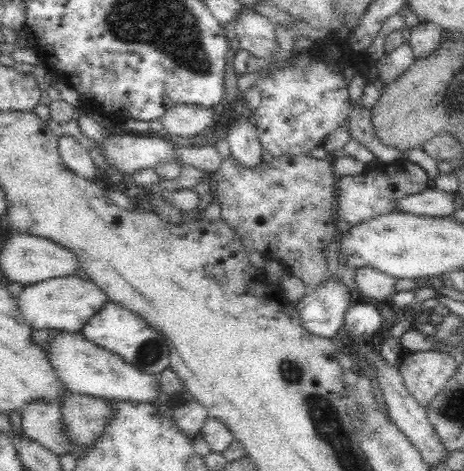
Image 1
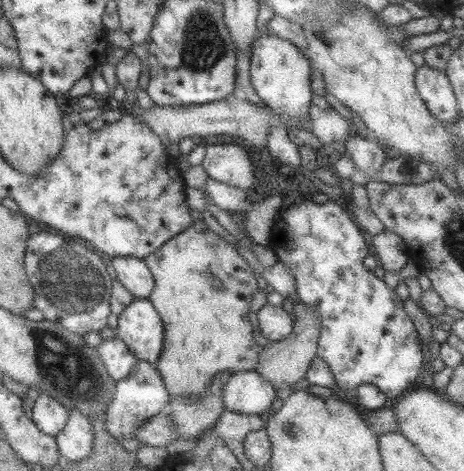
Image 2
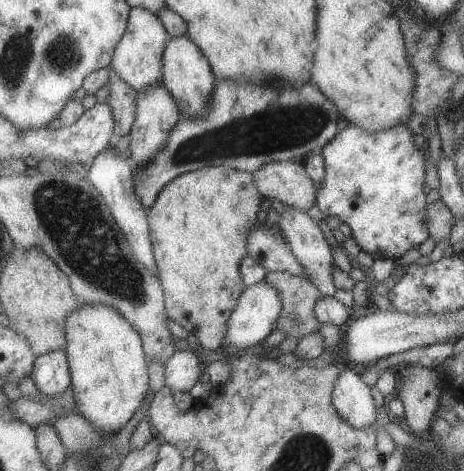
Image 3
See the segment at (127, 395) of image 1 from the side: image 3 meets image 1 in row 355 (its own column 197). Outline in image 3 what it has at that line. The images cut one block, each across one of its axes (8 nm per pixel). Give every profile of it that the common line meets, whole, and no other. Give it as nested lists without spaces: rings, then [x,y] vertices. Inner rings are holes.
[[[187,36],[181,38],[169,38],[163,48],[163,60],[161,60],[161,82],[177,102],[177,108],[181,116],[197,118],[207,110],[207,102],[211,98],[211,90],[215,86],[215,74],[203,56],[203,52],[195,46],[195,42]]]

